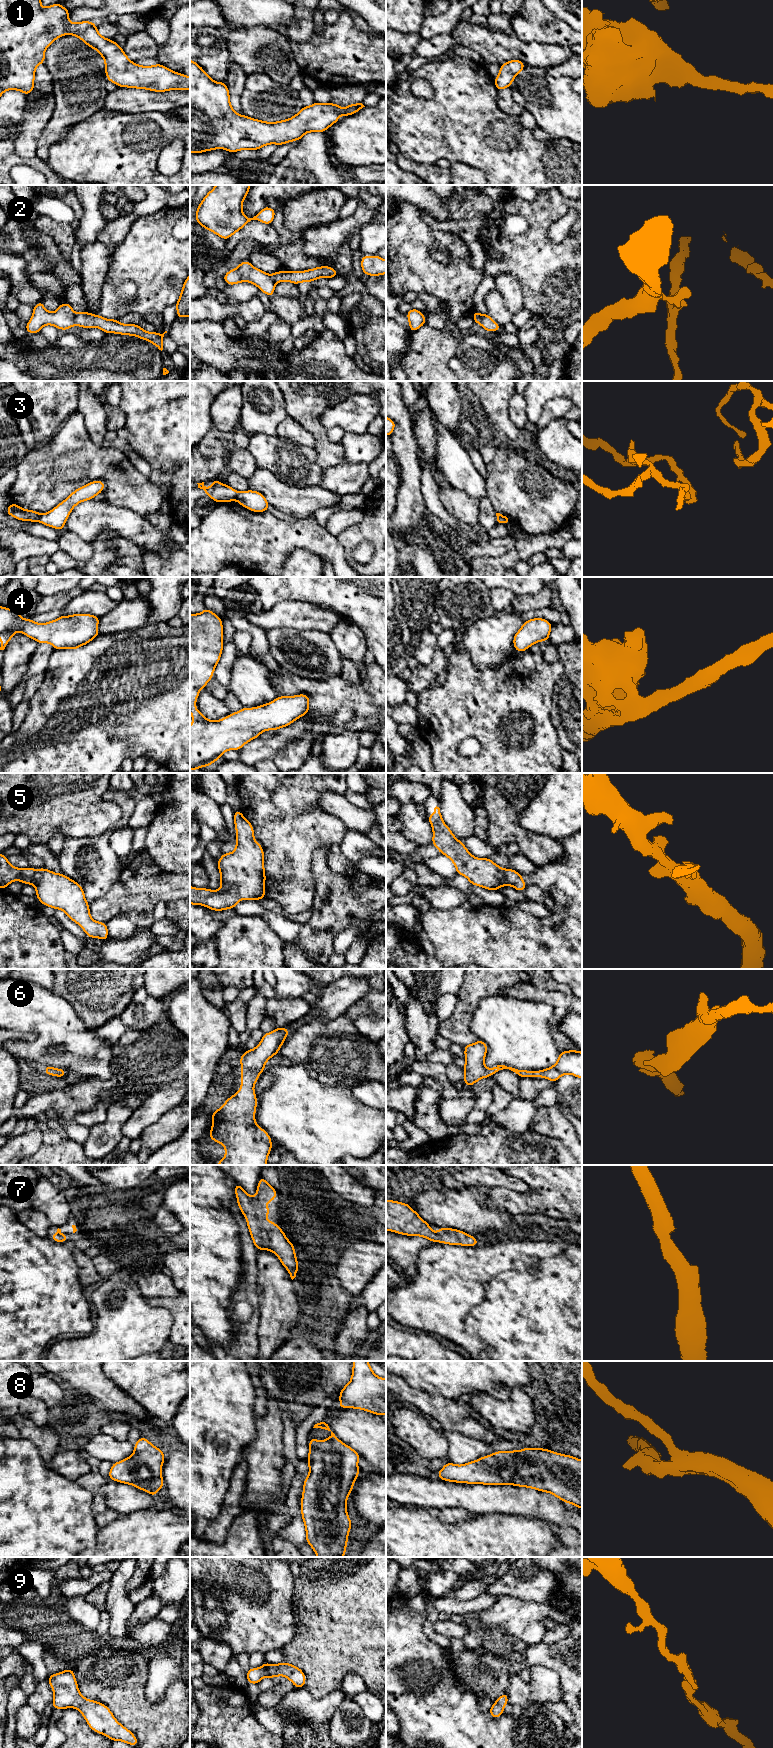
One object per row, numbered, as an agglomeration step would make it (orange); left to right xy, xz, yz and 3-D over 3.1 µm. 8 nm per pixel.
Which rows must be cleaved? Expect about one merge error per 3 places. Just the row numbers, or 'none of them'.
2, 3

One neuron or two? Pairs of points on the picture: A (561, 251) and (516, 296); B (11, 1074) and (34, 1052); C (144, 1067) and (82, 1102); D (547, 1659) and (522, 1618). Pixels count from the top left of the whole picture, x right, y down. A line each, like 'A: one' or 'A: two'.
A: two
B: two
C: one
D: two

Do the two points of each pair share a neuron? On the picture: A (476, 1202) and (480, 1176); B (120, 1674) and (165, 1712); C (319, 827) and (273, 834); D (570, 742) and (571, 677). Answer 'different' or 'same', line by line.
A: different
B: same
C: same
D: same

